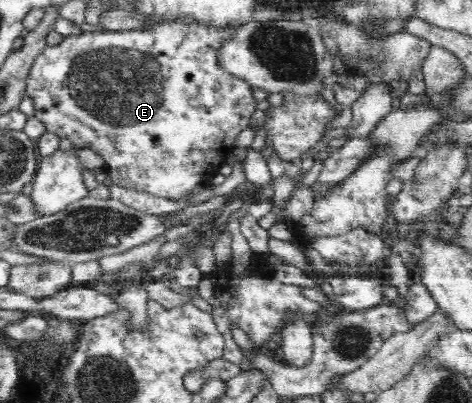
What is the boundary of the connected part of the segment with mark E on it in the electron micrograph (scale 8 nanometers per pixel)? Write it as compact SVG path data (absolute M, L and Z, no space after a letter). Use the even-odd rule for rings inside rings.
M167 22L153 29L103 31L73 33L63 37L57 45L45 46L33 62L29 77L27 78L26 95L33 100L35 107L34 117L45 125L47 133L55 133L61 139L67 139L75 149L91 149L101 156L105 163L104 173L109 174L113 185L126 189L149 193L153 196L170 200L178 200L197 186L209 183L210 179L219 174L219 169L226 163L227 157L236 149L235 141L239 133L249 128L251 115L256 111L257 101L253 99L253 86L245 80L235 78L219 66L217 49L223 45L225 39L233 35L237 25L215 26L199 24L183 24L183 22Z

